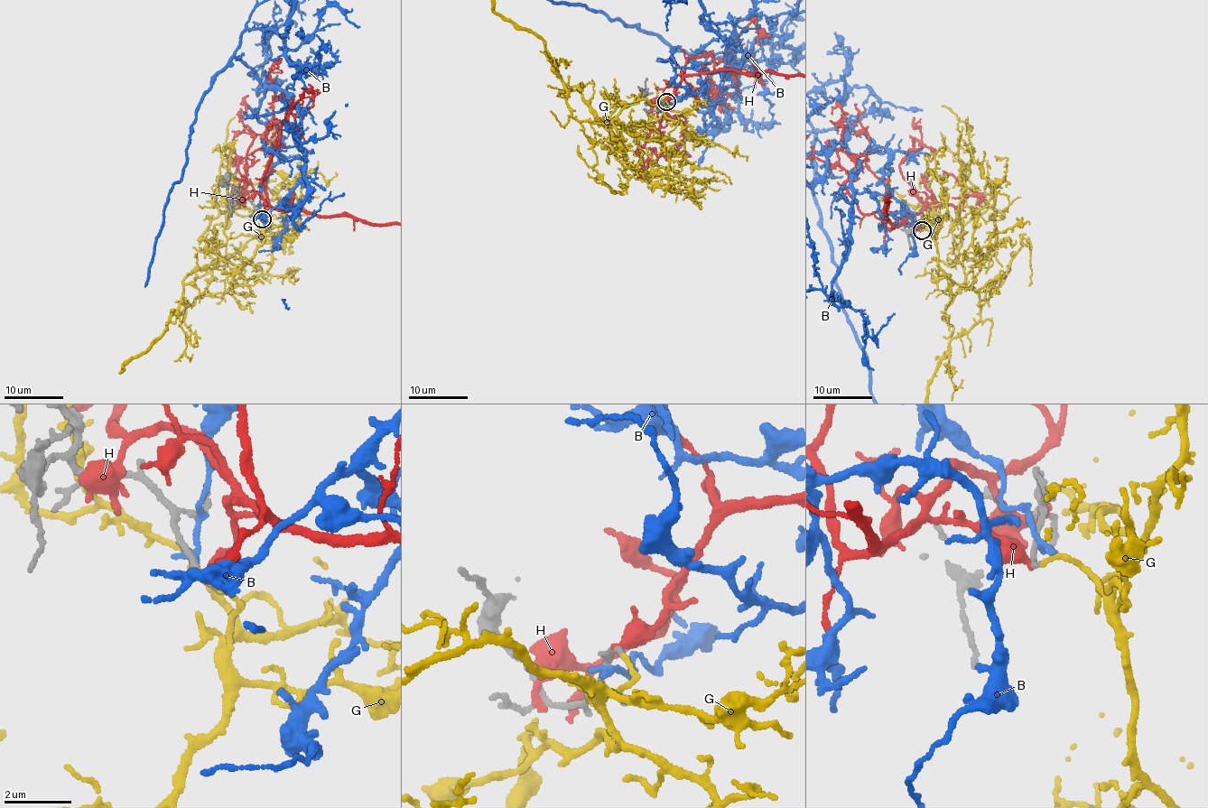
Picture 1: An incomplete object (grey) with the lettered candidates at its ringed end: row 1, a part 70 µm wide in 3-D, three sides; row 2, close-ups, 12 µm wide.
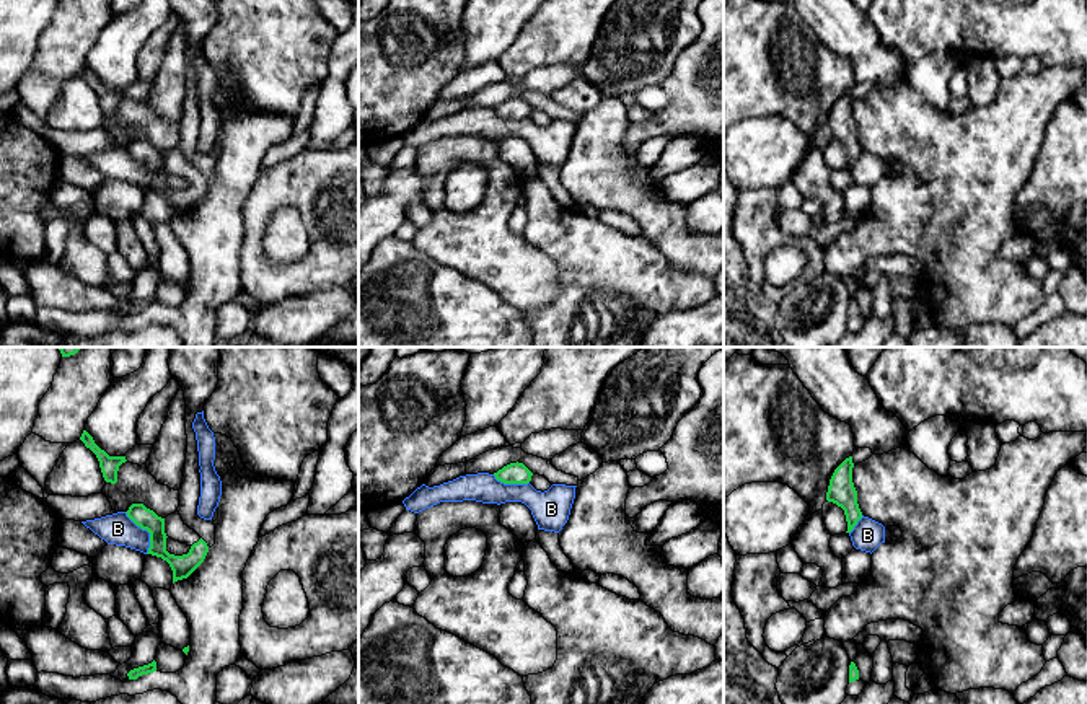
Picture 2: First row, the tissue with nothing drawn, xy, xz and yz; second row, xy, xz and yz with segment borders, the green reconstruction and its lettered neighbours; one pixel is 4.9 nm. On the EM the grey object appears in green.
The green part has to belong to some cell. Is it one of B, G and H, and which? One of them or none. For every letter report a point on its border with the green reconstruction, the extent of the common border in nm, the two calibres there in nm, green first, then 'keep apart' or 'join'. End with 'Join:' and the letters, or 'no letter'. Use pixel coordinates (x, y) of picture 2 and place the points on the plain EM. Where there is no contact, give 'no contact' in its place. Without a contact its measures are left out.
B: contact xy (147, 165); length 240 nm; calibres 110 and 160 nm; keep apart
G: no contact; join
H: no contact; keep apart
Join: G

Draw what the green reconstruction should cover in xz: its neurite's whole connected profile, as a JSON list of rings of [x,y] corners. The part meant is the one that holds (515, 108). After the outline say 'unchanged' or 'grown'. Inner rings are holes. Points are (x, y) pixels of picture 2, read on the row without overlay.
[[[510,98],[494,108],[495,114],[504,119],[528,119],[533,108],[523,98]]]; unchanged

